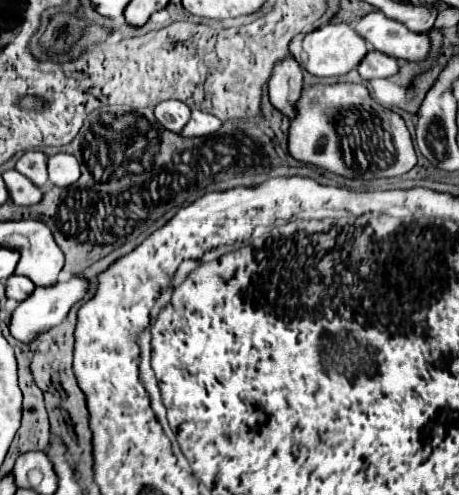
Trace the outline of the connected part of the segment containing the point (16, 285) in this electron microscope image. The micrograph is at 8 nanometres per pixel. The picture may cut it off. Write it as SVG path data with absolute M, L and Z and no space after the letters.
M14 274L14 276L10 276L6 280L6 296L12 298L12 300L16 300L16 302L20 302L22 298L26 298L34 288L36 286L30 280L26 280L24 276L16 276Z

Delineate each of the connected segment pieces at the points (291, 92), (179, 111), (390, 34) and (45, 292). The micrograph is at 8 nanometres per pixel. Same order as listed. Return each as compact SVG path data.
M288 54L274 64L272 76L268 80L268 96L274 108L284 112L286 116L294 114L294 102L298 100L302 90L302 72L294 56Z
M166 100L166 102L158 104L154 108L154 114L156 114L158 122L172 132L180 132L182 126L186 126L186 122L190 120L190 108L178 100Z
M374 10L366 14L356 32L378 52L384 52L398 60L424 62L430 58L430 36L424 32L412 32L404 24L386 18L382 12Z
M72 278L68 282L58 282L58 284L50 286L50 288L36 288L26 300L22 300L14 308L14 312L10 316L10 332L12 332L12 336L16 340L20 340L20 342L26 342L26 344L34 342L40 334L44 334L50 328L58 326L66 318L70 306L84 296L84 290L86 290L86 282L82 278Z

